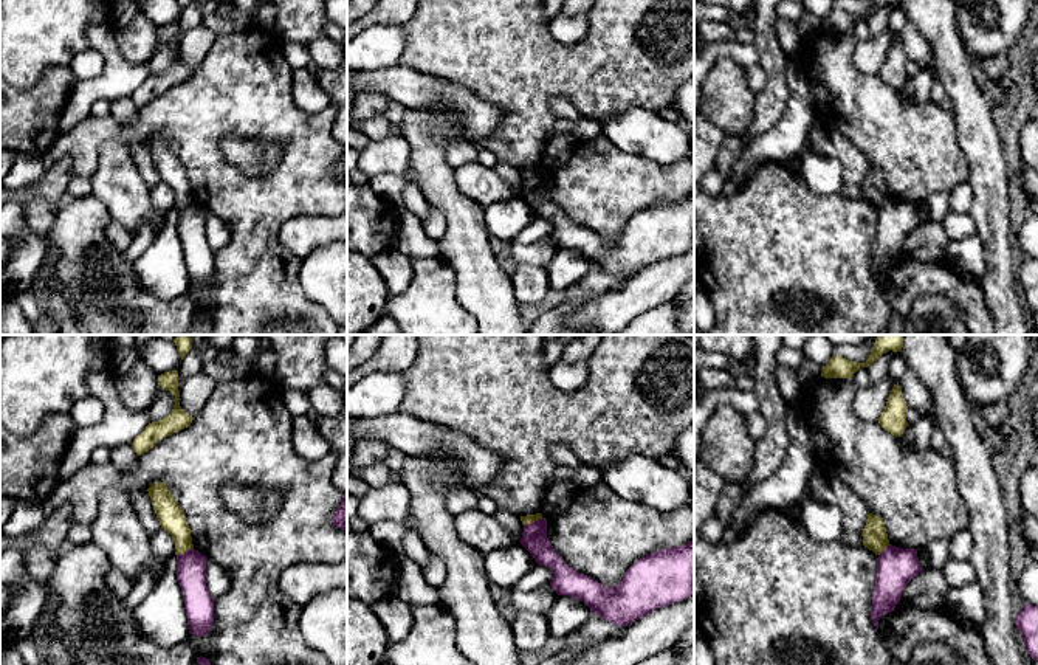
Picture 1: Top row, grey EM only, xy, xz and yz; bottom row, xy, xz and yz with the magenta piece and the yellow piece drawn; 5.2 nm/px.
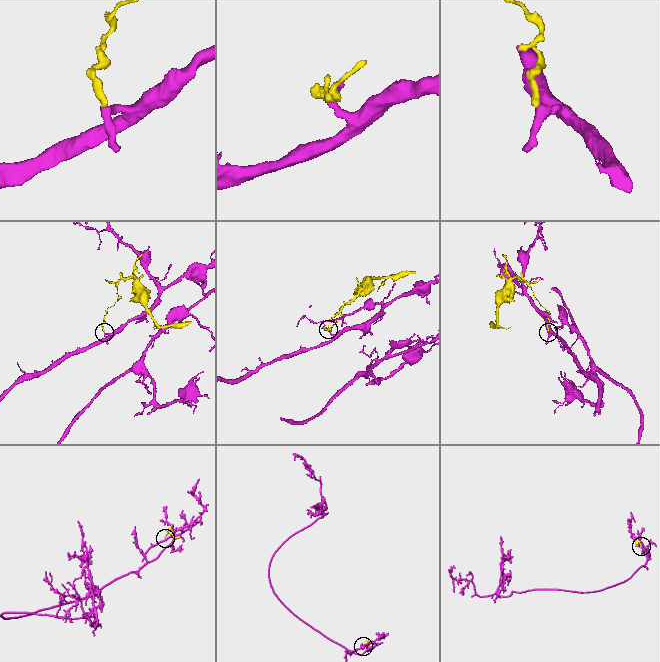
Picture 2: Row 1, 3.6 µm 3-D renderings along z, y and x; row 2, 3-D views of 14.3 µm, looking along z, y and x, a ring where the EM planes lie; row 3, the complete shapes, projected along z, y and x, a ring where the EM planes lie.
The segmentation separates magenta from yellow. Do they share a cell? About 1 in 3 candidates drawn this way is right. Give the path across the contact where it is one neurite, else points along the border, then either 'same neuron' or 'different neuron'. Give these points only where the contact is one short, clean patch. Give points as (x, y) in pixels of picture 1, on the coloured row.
border along xz (543, 518), (524, 526); different neuron

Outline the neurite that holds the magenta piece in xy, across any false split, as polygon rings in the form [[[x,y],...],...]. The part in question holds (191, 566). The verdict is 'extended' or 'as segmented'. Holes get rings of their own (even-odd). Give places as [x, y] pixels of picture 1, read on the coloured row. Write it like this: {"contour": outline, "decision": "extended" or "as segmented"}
{"contour": [[[195,549],[177,555],[177,581],[183,592],[189,634],[208,636],[214,623],[214,598],[206,586],[206,556]]], "decision": "as segmented"}

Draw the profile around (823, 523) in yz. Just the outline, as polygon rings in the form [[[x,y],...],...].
[[[803,499],[799,522],[812,541],[832,543],[841,539],[846,530],[843,519],[840,507],[816,499]]]

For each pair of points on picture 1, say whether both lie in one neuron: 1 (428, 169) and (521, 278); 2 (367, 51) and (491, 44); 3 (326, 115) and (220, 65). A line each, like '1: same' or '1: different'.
1: different
2: different
3: same

